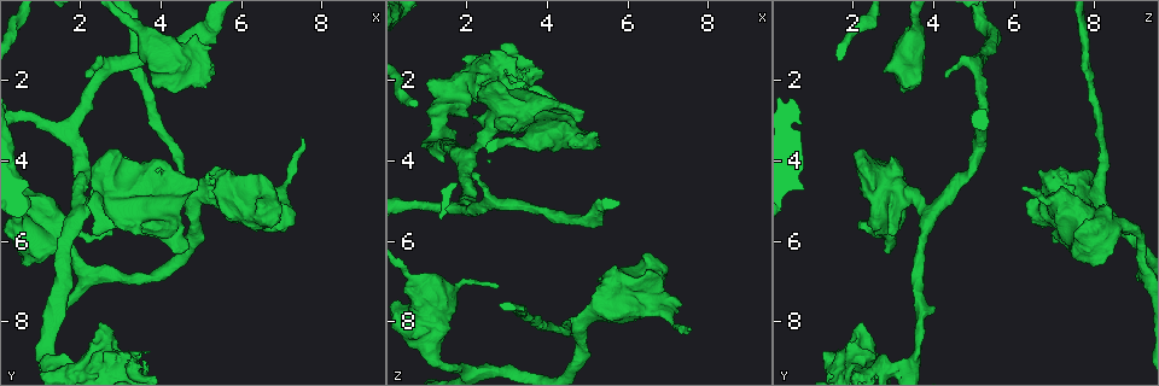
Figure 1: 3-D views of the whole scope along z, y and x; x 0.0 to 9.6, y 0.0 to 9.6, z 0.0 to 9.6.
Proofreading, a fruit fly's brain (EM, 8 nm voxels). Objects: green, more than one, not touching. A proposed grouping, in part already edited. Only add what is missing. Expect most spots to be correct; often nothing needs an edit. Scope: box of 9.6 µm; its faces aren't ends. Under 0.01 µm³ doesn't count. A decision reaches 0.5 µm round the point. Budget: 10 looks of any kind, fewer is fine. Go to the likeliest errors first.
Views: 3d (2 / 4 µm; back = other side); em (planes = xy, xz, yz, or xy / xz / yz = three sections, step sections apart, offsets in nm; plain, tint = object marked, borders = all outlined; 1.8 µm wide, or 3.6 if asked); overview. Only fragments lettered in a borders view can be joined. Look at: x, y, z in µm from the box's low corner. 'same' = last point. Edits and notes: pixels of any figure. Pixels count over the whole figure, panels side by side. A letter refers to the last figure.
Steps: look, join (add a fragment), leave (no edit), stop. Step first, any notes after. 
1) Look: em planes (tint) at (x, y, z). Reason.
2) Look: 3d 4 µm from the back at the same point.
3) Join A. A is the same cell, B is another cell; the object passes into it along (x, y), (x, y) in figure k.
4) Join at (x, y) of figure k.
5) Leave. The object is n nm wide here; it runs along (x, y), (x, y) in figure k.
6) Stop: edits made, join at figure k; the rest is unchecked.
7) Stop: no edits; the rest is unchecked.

Look: em planes (tint) at (7.50, 3.45, 8.20). Free end.

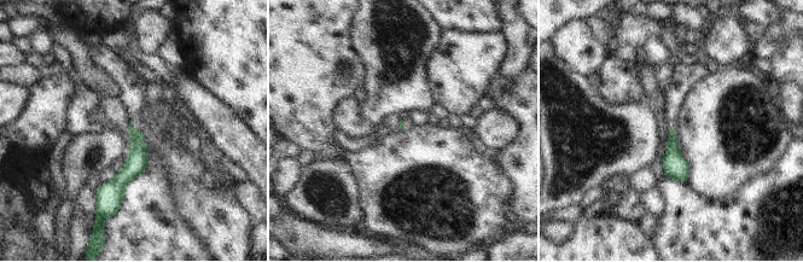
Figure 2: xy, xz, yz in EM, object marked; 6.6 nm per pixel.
Look: em planes (borders) at the same point.

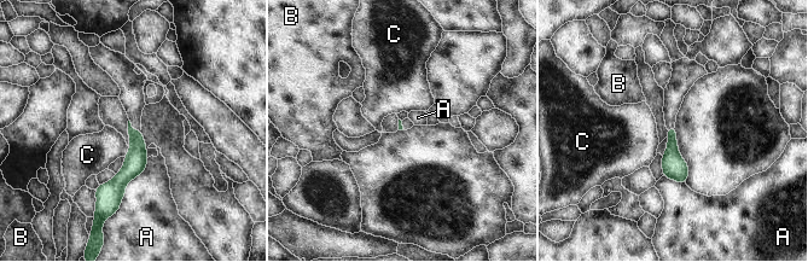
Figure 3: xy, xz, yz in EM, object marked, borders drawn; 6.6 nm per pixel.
Leave. A, B and C are other cells; none of them fits.

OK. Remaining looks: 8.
Look: 3d 4 µm at (1.05, 6.55, 7.70). An open end.

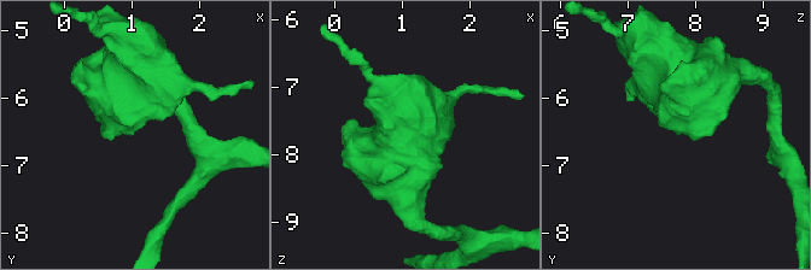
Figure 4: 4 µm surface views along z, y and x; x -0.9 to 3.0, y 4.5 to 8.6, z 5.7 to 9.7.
Look: em 3.6 µm planes (borders) at (1.00, 6.55, 7.70).

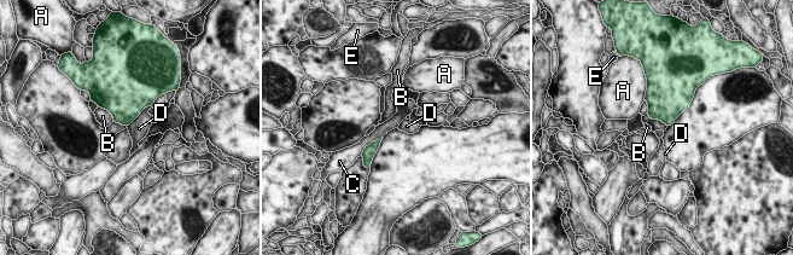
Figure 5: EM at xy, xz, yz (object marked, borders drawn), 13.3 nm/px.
Leave. A, B, C, D and E are other cells; a border runs along (646, 114), (660, 120), (666, 127) in figure 5; no lettered fragment goes on from it.

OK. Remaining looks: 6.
Look: 3d 2 µm at (2.90, 3.75, 2.20). Branch stops here.

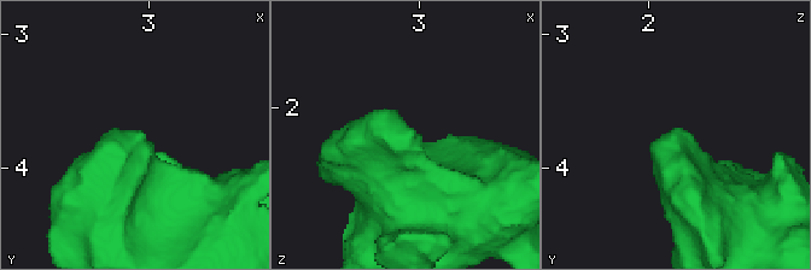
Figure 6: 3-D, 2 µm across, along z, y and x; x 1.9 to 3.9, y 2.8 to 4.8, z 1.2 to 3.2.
Look: em planes (borders) at (2.94, 3.76, 2.14).

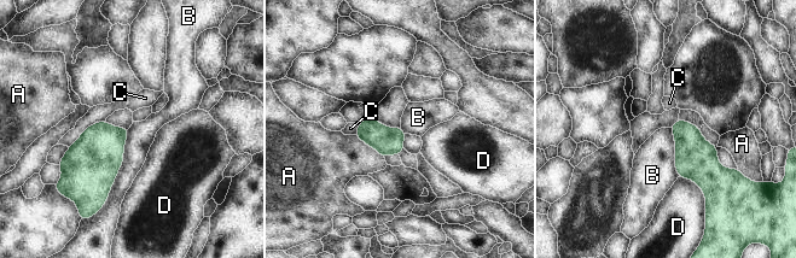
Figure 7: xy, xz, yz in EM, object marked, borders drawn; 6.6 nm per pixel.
Leave. The longest contact is with B, 550 nm; A, B, C and D are other cells; a border runs along (129, 128), (123, 162), (102, 206) in figure 7; none of them fits.

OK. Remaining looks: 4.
Look: em planes (borders) at (7.35, 5.55, 7.55). Stops while still wide.

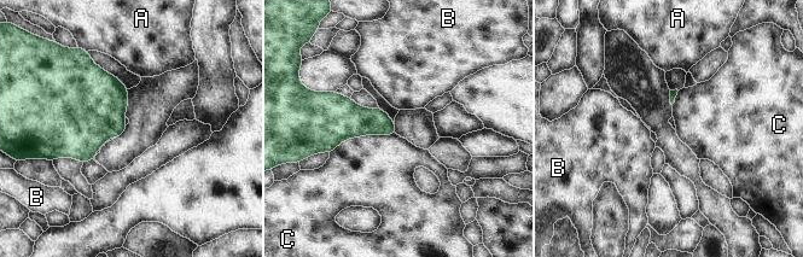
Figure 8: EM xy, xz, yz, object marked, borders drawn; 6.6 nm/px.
Leave. A, B and C are other cells; a border runs along (395, 133), (351, 136), (330, 153) in figure 8; none of them fits.

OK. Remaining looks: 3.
Stop: no edits; the rest is unchecked.

